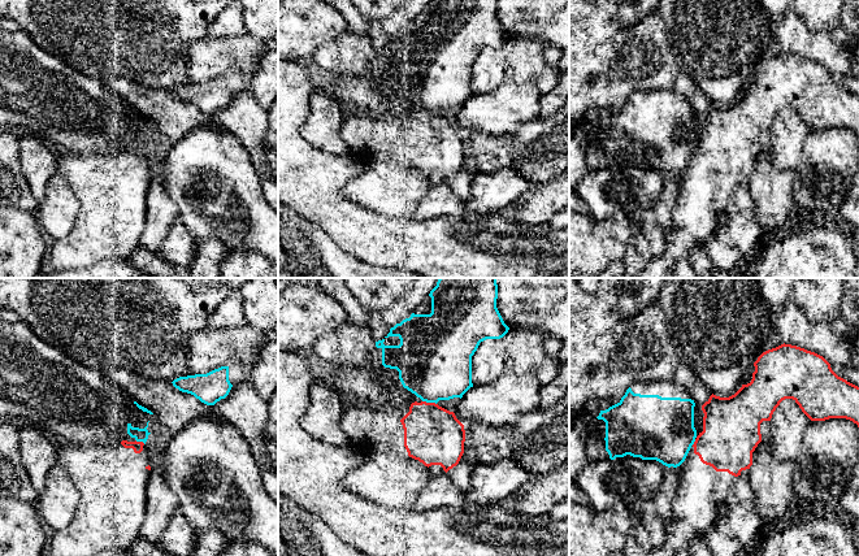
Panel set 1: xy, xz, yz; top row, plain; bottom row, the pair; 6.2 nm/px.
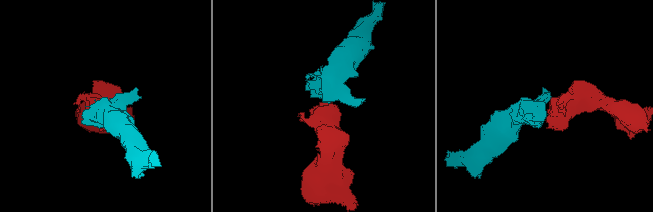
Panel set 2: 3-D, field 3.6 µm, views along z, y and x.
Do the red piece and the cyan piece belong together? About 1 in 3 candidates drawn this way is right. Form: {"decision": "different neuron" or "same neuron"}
{"decision": "different neuron"}

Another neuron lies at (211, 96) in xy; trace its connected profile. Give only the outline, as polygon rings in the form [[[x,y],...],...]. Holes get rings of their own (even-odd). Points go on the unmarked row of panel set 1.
[[[231,73],[214,78],[207,83],[179,86],[172,92],[179,100],[194,104],[201,112],[214,114],[229,104],[234,94],[247,90],[248,84],[248,78],[238,73]]]

